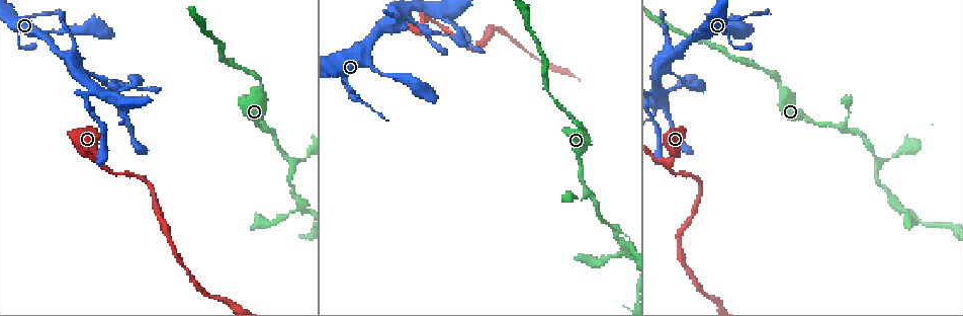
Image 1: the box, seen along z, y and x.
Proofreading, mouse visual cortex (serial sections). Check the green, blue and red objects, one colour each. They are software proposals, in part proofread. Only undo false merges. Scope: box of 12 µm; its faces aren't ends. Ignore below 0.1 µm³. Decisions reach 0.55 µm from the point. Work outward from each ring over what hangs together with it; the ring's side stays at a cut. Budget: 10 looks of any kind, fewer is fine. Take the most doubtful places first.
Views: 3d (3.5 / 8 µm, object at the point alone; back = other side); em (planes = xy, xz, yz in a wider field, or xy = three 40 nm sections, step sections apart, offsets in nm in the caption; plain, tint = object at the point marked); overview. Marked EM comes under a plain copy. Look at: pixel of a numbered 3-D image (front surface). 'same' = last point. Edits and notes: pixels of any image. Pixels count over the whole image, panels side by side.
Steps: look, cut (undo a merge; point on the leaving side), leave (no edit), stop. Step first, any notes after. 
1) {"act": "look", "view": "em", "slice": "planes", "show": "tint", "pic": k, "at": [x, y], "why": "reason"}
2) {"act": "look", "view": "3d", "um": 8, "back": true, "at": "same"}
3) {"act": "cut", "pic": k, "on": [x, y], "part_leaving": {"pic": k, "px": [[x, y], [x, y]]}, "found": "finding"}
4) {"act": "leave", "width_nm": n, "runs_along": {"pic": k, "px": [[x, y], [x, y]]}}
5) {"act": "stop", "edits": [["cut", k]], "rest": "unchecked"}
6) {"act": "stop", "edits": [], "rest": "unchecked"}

{"act": "look", "view": "3d", "um": 3.5, "pic": 1, "at": [72, 63], "why": "branch point"}

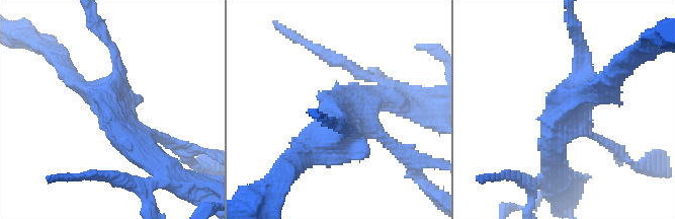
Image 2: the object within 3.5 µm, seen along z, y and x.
{"act": "look", "view": "em", "slice": "xy", "step": 5, "show": "tint", "pic": 2, "at": [110, 112]}

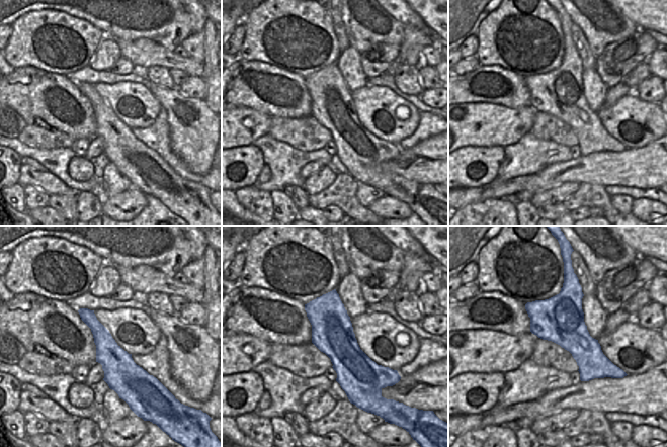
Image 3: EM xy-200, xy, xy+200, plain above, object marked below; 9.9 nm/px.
{"act": "leave", "runs_along": {"pic": 3, "px": [[82, 310], [117, 364], [117, 387]]}, "found": "all the same cell"}

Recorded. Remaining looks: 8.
{"act": "look", "view": "3d", "um": 3.5, "pic": 1, "at": [664, 101]}

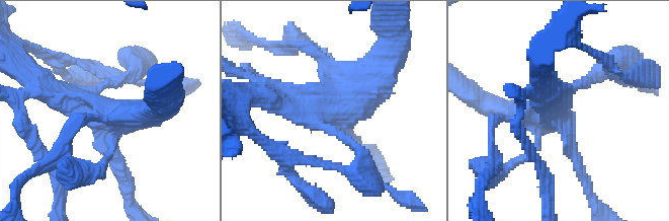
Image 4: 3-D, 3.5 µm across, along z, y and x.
{"act": "look", "view": "em", "slice": "xy", "step": 1, "show": "tint", "pic": 4, "at": [555, 111], "why": "now the EM"}

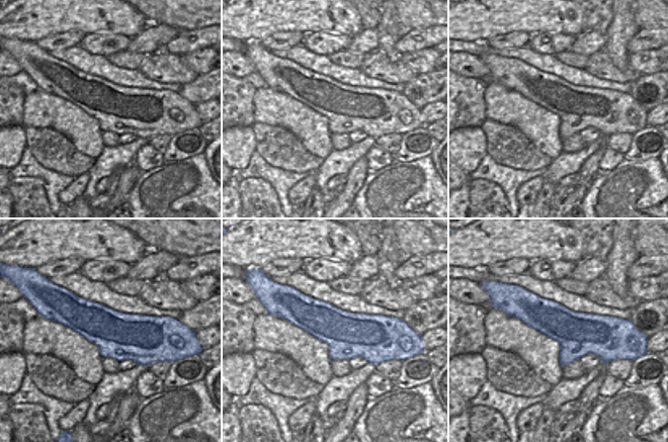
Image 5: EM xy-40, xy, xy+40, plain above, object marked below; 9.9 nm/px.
{"act": "leave", "runs_along": {"pic": 4, "px": [[271, 98], [331, 108], [390, 65]]}, "found": "continuous, no second cell"}

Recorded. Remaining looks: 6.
{"act": "look", "view": "3d", "um": 3.5, "back": true, "pic": 1, "at": [617, 225]}

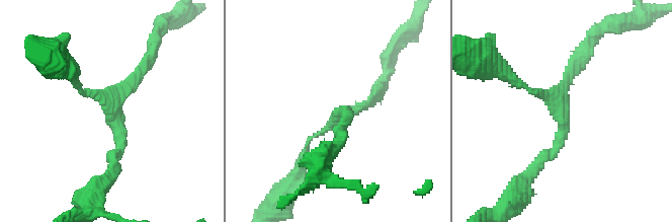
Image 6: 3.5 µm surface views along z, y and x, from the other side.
{"act": "look", "view": "em", "slice": "xy", "step": 1, "show": "tint", "pic": 6, "at": [562, 97], "arms": 3, "arm_widths_nm": [100, 200, 200], "why": "now the EM"}

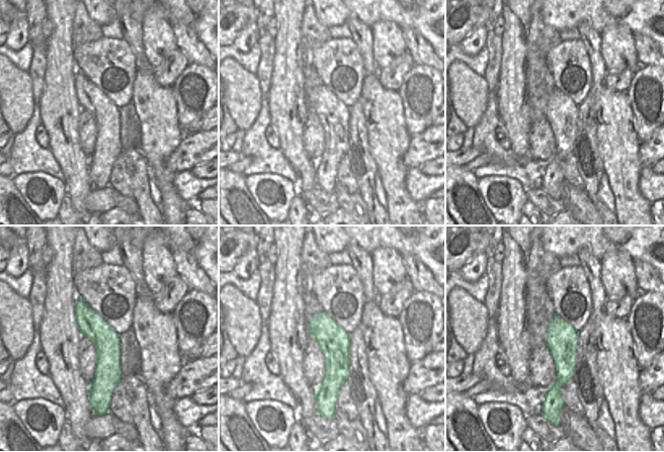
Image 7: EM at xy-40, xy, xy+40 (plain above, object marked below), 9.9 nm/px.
{"act": "leave", "runs_along": {"pic": 7, "px": [[79, 301], [105, 338], [98, 391]]}, "found": "continuous, no second cell"}

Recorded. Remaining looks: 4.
{"act": "look", "view": "3d", "um": 8, "pic": 1, "at": [614, 257], "why": "thin neck"}

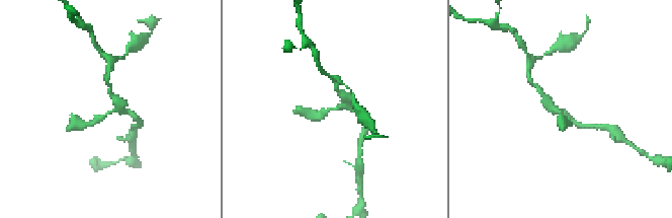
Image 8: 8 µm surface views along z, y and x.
{"act": "look", "view": "em", "slice": "planes", "show": "tint", "pic": 8, "at": [332, 107]}

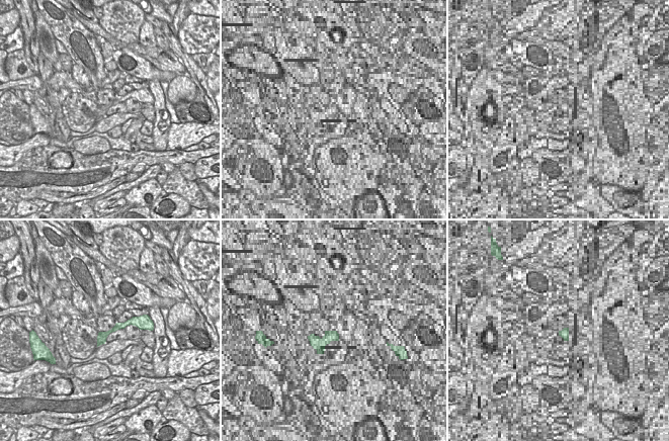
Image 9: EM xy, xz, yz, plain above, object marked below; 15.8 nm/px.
{"act": "leave", "width_nm": 160, "runs_along": {"pic": 9, "px": [[138, 323], [117, 326], [99, 342]]}, "found": "one cell here"}

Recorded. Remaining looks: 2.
{"act": "stop", "edits": [], "rest": "unchecked"}

